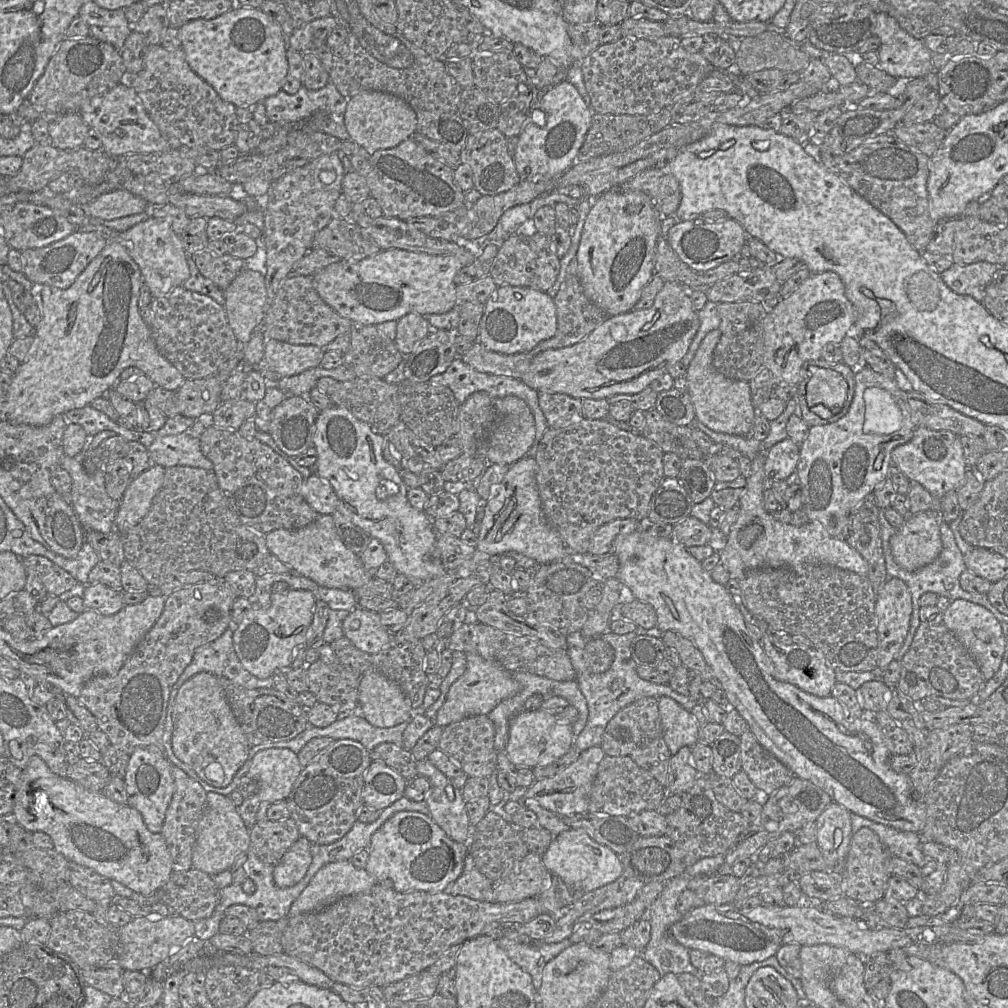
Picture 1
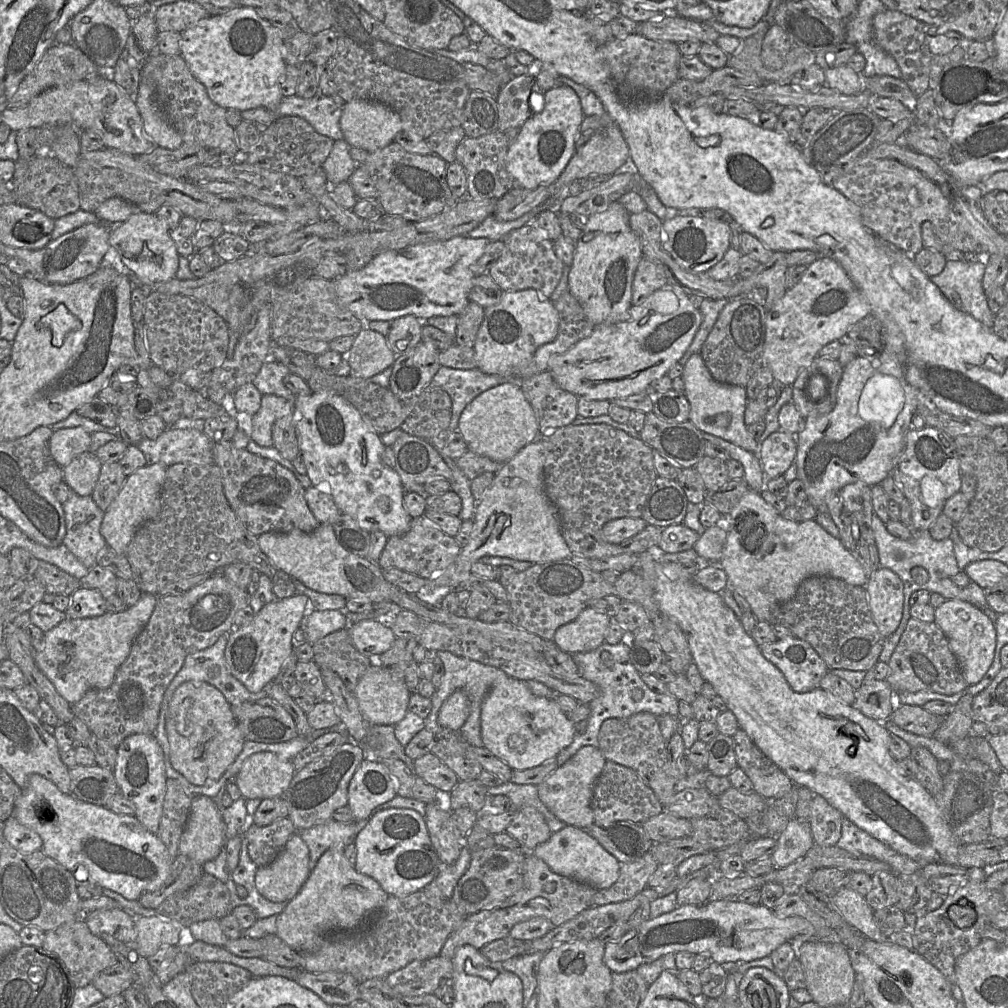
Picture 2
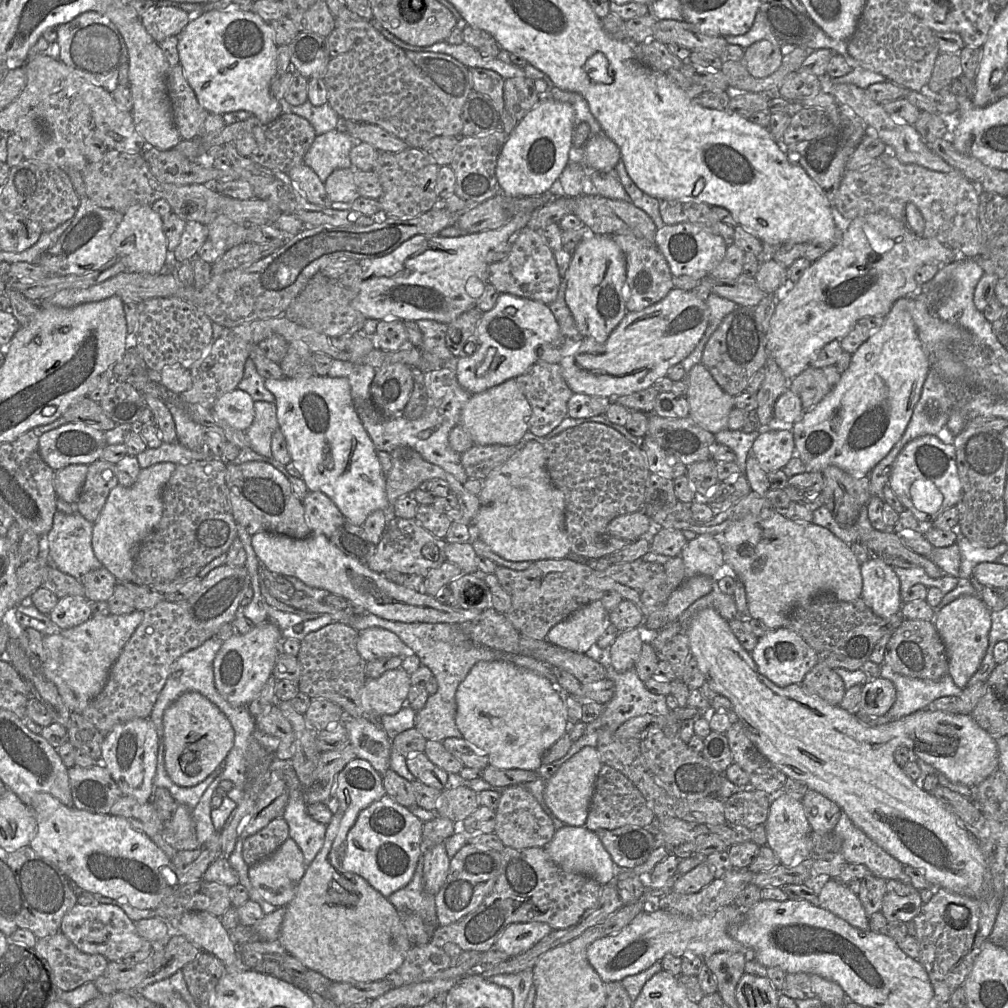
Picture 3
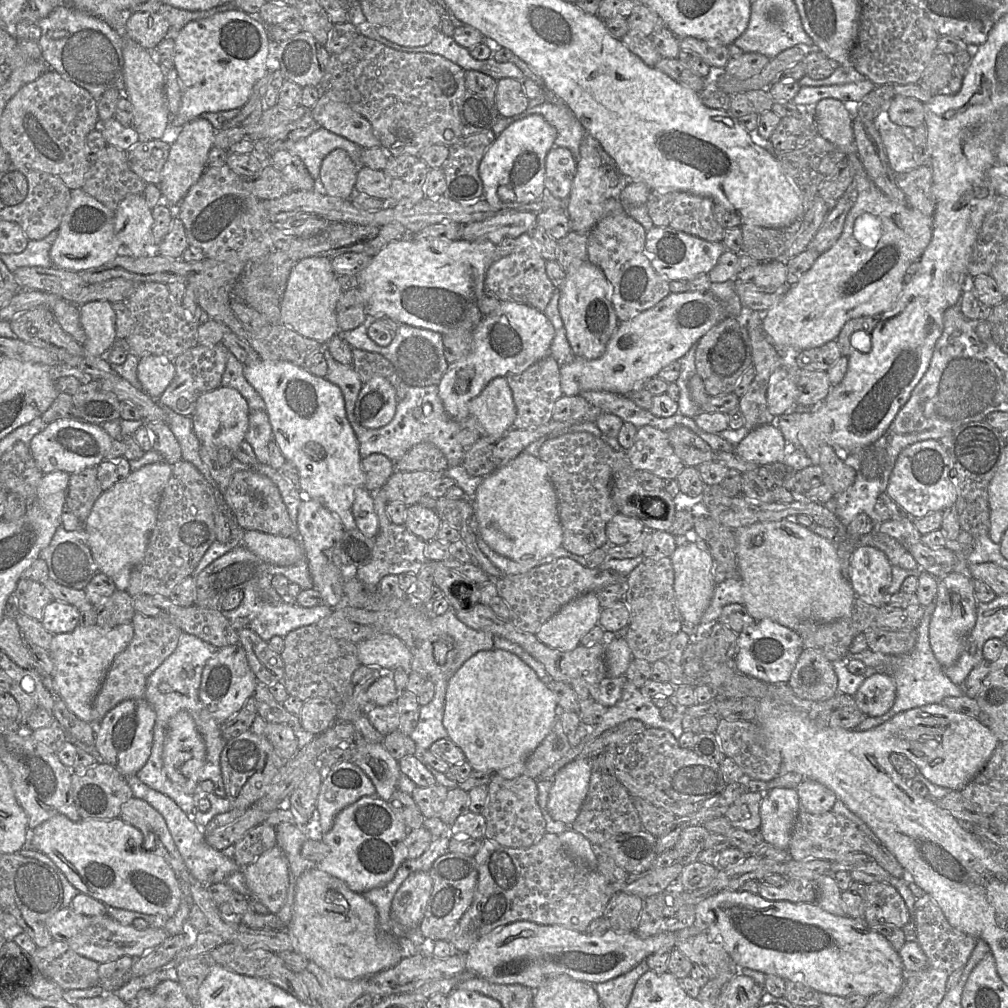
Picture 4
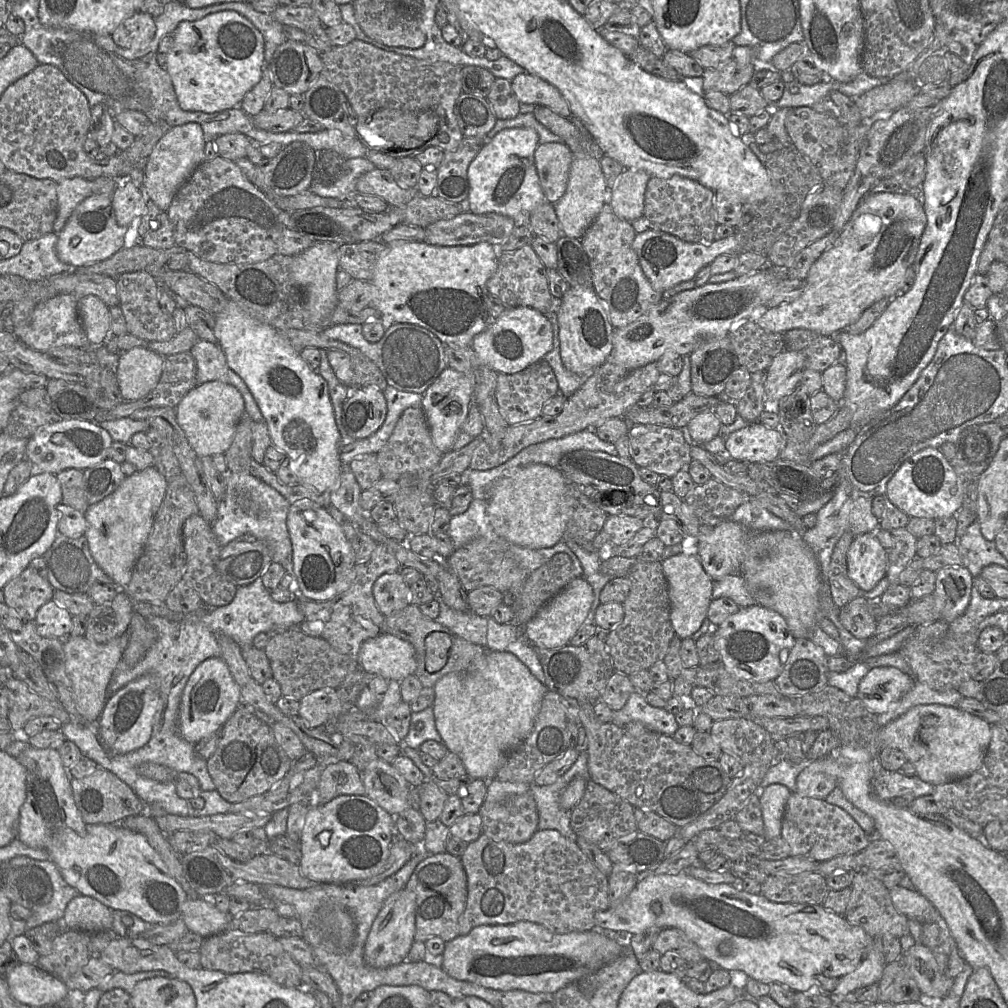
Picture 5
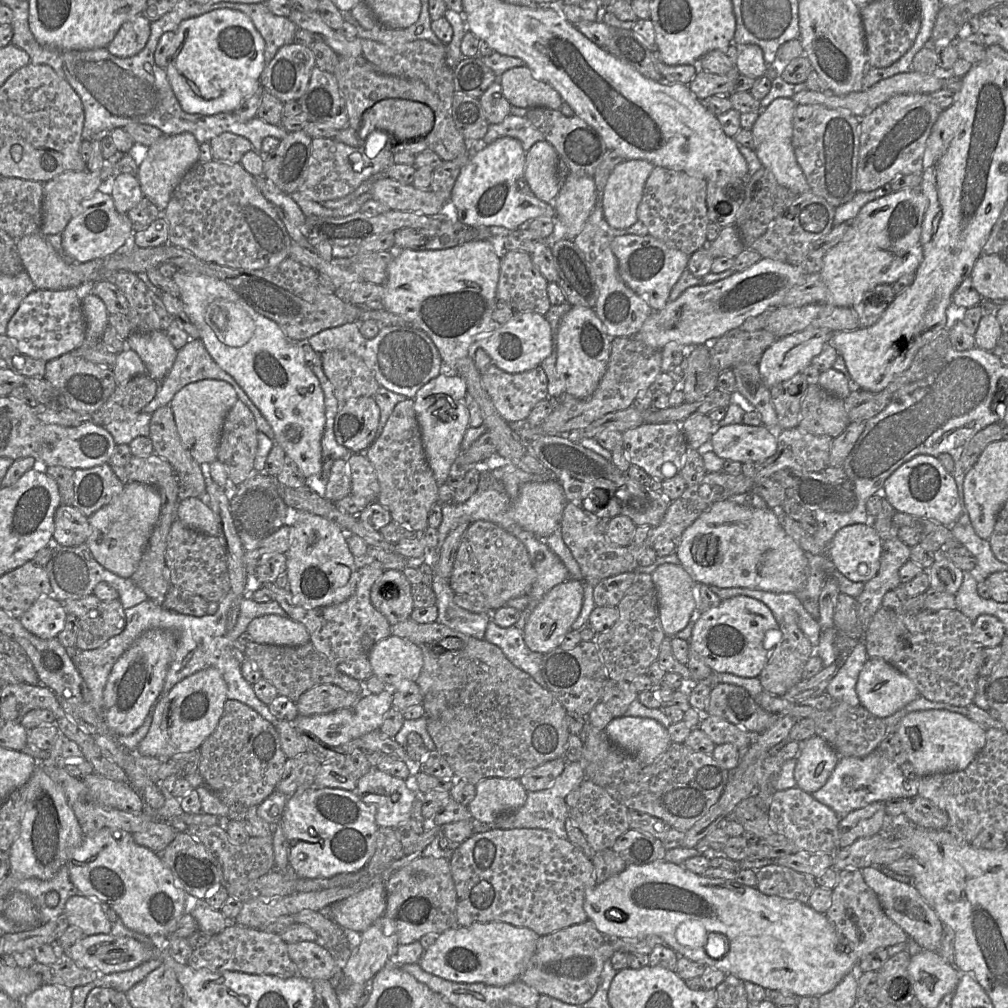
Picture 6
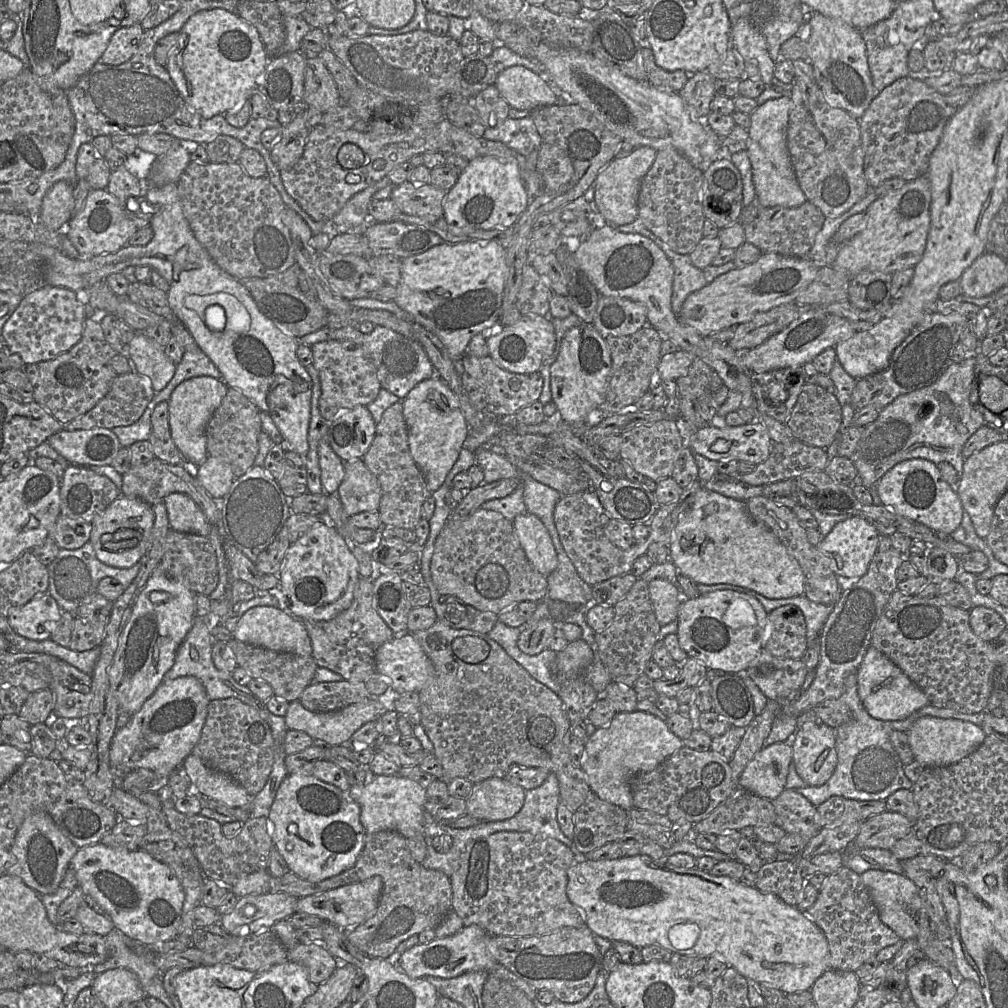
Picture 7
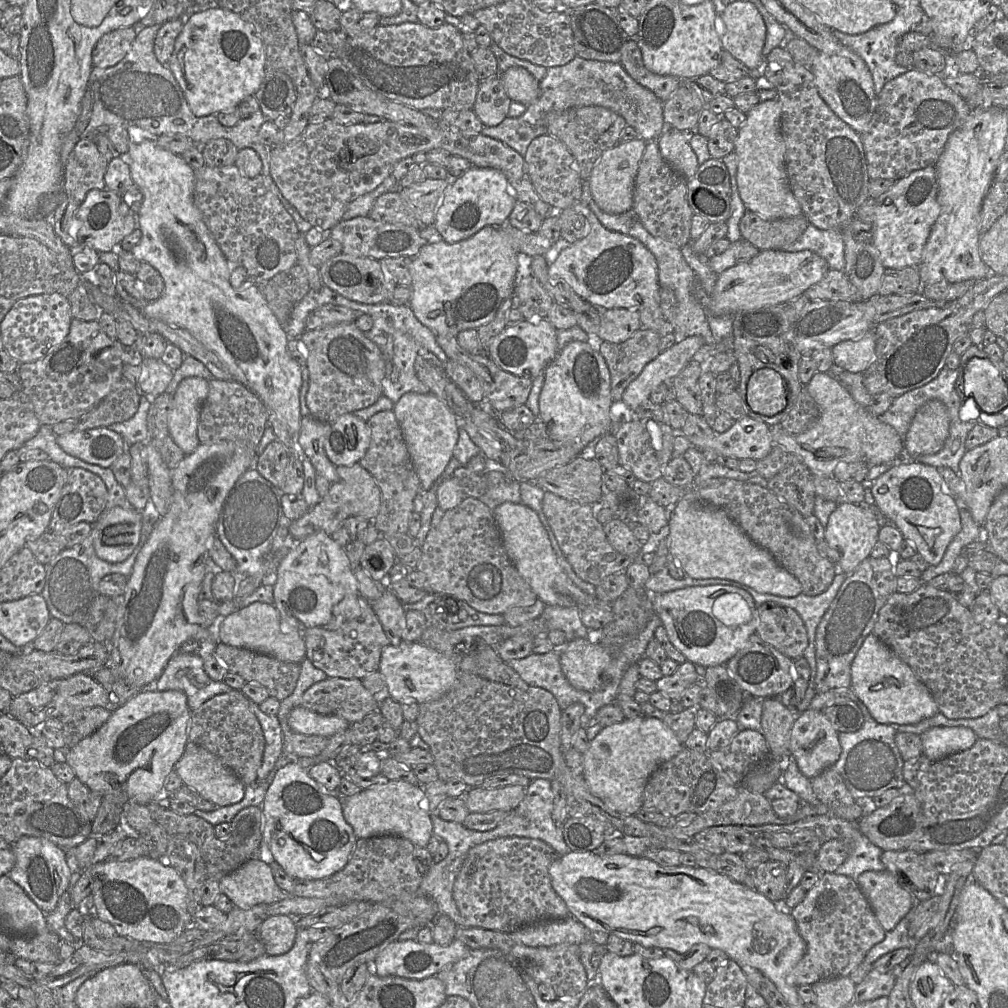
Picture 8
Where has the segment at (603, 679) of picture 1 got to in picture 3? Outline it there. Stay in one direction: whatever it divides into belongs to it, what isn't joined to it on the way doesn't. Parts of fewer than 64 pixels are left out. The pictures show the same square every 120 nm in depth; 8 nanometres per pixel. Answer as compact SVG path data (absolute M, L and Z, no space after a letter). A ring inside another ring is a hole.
M596 645L592 646L589 651L585 653L591 659L597 661L605 668L606 678L614 682L615 693L612 699L604 705L603 712L601 715L592 723L587 724L585 733L581 736L579 740L574 742L570 749L568 750L566 756L566 761L571 759L575 754L577 754L584 747L597 747L599 733L601 729L608 729L615 732L623 723L631 718L643 716L643 715L667 715L670 713L670 709L666 703L666 696L655 695L650 693L646 687L645 683L640 680L634 667L625 671L617 672L610 661L609 647L601 649Z

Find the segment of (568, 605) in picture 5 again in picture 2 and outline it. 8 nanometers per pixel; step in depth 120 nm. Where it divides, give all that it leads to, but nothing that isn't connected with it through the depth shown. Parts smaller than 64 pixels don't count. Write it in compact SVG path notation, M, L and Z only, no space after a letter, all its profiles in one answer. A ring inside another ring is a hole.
M586 607L573 621L560 626L552 641L569 654L595 650L605 641L610 621L608 615Z

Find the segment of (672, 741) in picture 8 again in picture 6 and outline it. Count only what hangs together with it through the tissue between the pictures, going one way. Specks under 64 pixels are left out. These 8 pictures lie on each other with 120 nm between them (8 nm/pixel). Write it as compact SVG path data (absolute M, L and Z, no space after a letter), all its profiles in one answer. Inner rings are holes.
M633 716L617 717L610 721L604 732L615 746L631 753L645 765L652 764L672 743L668 729L651 718Z

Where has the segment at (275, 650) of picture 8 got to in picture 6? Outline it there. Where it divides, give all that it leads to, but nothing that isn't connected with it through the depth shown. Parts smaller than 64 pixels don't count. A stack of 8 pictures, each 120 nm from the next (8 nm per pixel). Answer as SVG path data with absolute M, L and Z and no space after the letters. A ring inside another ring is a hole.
M276 614L253 619L246 632L258 644L300 646L310 641L310 634L302 623Z

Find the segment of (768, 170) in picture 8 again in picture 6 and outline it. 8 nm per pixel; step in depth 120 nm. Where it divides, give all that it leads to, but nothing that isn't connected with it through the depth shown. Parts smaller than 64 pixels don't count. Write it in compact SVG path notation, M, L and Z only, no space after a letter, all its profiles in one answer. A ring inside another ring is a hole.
M791 98L773 100L766 108L760 111L751 132L754 138L755 152L762 166L773 173L779 184L792 190L797 195L801 195L811 189L796 160L792 145L792 120L796 106L797 104Z

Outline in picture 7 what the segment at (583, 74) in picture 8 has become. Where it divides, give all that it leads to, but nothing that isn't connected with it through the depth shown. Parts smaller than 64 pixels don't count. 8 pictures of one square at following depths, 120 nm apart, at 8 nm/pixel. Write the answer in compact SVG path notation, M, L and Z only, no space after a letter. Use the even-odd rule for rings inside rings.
M530 115L520 119L507 117L499 127L486 128L482 137L502 142L525 157L543 143Z

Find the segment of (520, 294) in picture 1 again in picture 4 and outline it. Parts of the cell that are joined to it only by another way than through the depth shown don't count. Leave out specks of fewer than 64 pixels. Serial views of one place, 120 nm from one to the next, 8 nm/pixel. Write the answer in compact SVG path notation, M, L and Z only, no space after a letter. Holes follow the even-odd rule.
M503 301L489 315L482 318L473 331L473 342L469 354L463 359L449 364L446 372L438 383L438 394L447 414L456 421L462 421L469 416L469 403L478 396L484 387L495 377L506 377L525 371L534 363L549 354L555 329L544 312L538 309L512 301Z

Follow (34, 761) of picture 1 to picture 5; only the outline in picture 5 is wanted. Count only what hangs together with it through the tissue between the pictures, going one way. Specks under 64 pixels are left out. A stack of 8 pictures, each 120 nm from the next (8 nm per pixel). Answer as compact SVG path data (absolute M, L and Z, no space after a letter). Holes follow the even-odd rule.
M122 824L87 825L84 835L64 828L52 836L46 849L64 880L81 895L95 898L111 910L128 911L153 925L167 925L182 918L182 906L188 896L143 834L133 832Z

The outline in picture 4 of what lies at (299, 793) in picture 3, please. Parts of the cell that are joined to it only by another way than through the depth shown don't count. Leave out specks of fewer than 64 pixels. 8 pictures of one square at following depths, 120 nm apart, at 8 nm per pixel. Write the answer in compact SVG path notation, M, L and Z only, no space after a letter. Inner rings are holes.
M314 811L312 817L305 825L295 825L281 822L275 826L276 846L285 854L289 864L289 884L291 875L295 877L295 886L298 877L310 867L310 862L301 855L301 847L307 840L322 841L318 812Z

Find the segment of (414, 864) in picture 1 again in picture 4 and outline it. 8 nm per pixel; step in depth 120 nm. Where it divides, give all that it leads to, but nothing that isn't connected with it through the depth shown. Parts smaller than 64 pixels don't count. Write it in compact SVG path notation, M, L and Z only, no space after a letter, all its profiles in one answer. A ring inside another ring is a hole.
M377 796L361 797L337 814L332 828L322 839L329 846L329 853L314 866L340 879L356 893L384 886L405 861L403 842L408 831L388 802Z

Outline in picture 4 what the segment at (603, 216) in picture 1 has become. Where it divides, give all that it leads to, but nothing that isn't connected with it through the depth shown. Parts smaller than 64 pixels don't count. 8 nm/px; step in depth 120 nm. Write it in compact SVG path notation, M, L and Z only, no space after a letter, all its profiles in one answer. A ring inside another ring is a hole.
M586 260L575 272L567 273L560 289L558 307L573 354L587 360L600 358L620 322L613 304L611 285L602 270Z

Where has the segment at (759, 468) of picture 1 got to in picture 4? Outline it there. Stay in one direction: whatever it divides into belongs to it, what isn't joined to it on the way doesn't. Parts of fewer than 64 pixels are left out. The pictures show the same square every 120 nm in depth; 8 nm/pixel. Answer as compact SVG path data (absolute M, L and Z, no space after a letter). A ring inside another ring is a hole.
M788 520L739 527L734 530L734 536L743 605L756 621L769 618L796 632L801 623L826 624L851 614L857 596L850 581L841 572L837 548L832 541Z

